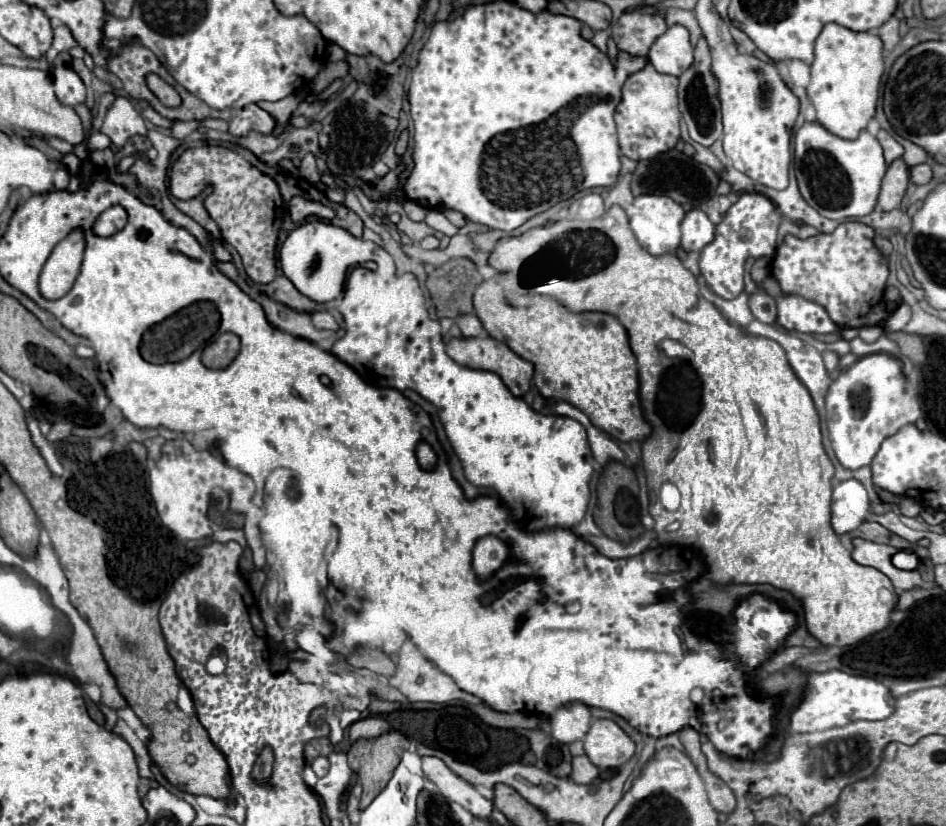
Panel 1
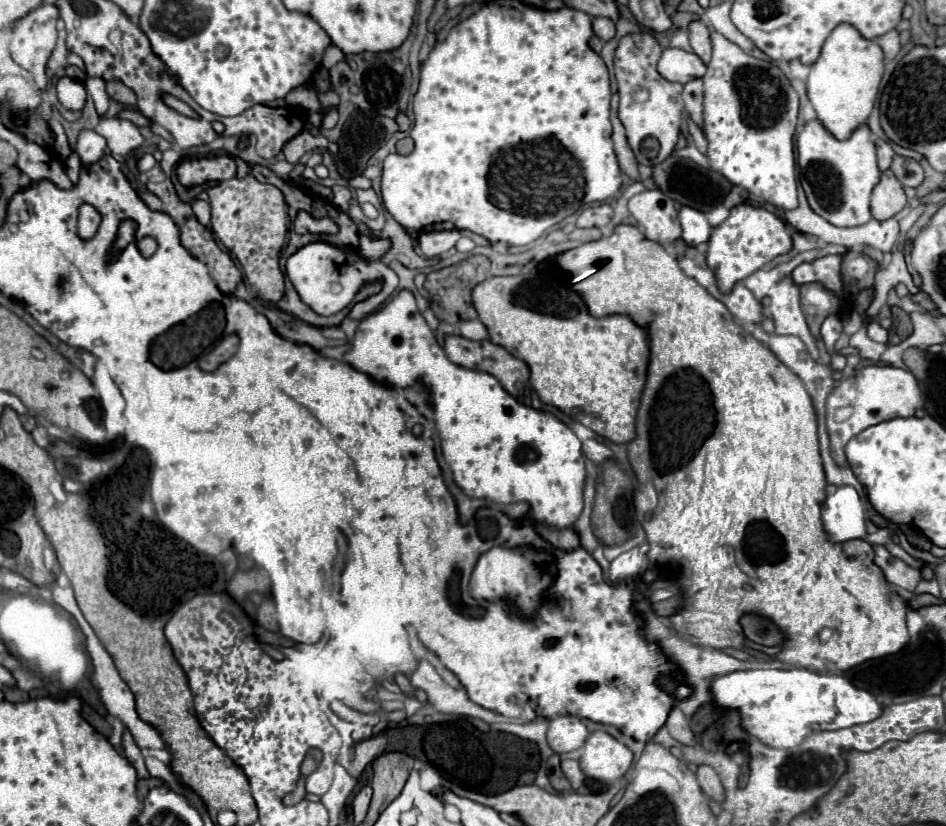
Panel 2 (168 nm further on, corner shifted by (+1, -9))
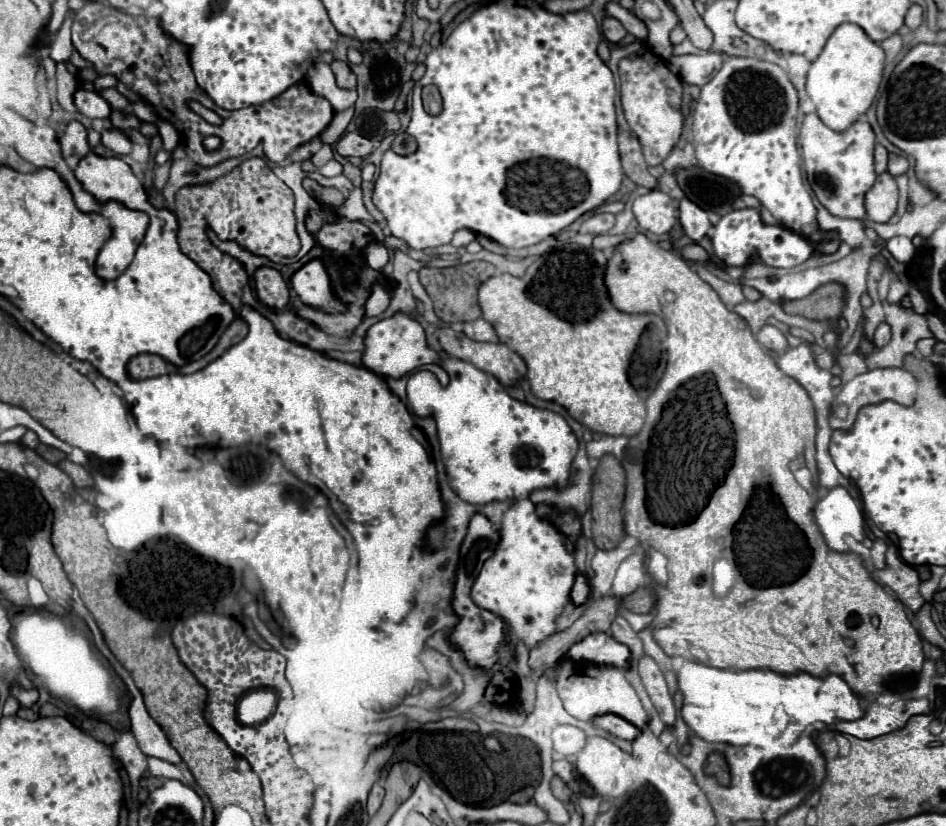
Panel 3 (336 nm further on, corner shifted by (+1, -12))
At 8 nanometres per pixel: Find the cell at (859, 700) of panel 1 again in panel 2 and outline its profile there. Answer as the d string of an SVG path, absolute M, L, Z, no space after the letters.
M790 668L790 670L736 670L724 676L718 676L710 684L710 694L714 698L714 704L722 710L736 710L740 714L740 726L750 736L758 738L762 744L772 748L792 748L800 744L808 732L816 730L840 730L850 728L856 724L864 724L880 716L882 706L876 702L876 698L862 688L852 686L844 676L840 674L816 674L804 668Z

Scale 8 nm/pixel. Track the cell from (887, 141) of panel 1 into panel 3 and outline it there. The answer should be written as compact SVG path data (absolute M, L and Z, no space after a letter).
M876 145L876 153L874 153L874 161L876 161L876 173L884 173L886 165L888 165L888 151L882 145Z

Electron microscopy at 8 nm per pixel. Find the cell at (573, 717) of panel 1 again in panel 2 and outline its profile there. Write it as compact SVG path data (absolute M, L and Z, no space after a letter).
M558 716L550 722L548 744L556 754L578 750L588 738L588 728L576 716Z

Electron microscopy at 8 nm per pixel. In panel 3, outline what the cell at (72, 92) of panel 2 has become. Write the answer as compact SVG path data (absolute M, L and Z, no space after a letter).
M78 87L76 93L74 93L74 105L78 107L80 113L84 113L90 119L96 119L96 117L104 119L112 111L106 99L102 99L96 91L88 91L88 89L82 89L82 87Z

